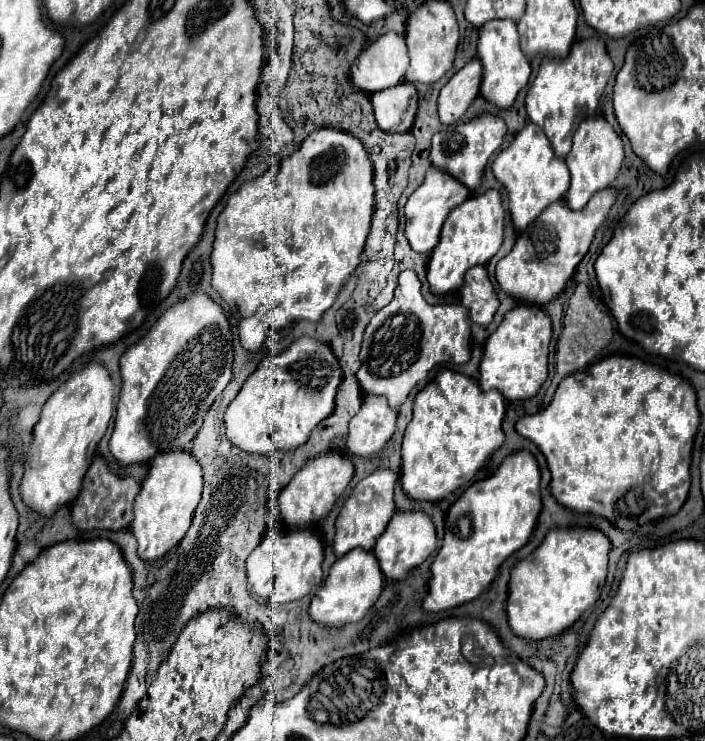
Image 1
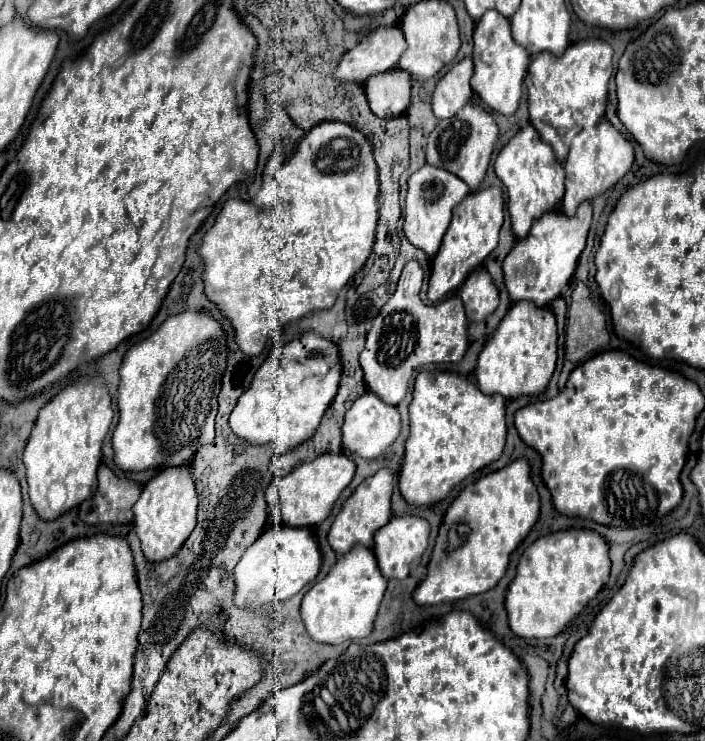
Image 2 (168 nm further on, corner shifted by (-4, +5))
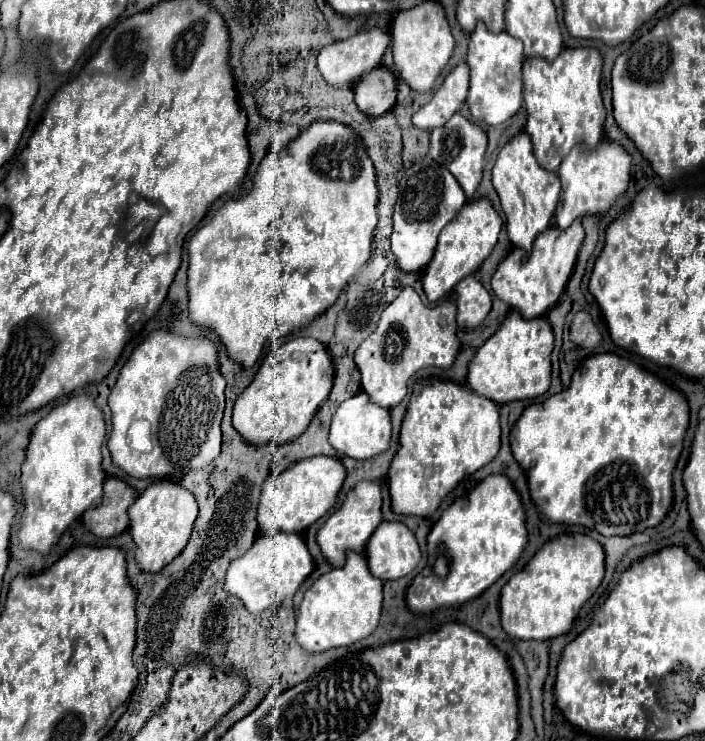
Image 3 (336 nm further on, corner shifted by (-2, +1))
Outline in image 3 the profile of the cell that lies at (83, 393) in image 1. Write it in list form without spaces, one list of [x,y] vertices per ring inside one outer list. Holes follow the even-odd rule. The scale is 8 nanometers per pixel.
[[[91,394],[69,398],[37,422],[27,446],[27,458],[21,466],[25,512],[19,542],[23,548],[47,554],[75,518],[85,510],[99,506],[105,480],[105,472],[101,468],[103,438],[103,412]]]

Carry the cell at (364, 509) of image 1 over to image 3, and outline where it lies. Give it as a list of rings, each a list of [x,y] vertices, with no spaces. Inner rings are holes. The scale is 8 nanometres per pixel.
[[[363,480],[349,490],[343,506],[337,512],[333,512],[327,518],[325,526],[319,530],[319,534],[317,534],[319,548],[321,548],[323,556],[331,562],[331,566],[343,566],[347,550],[353,550],[359,554],[365,552],[365,544],[367,544],[369,536],[381,522],[383,522],[383,518],[381,518],[381,482]]]

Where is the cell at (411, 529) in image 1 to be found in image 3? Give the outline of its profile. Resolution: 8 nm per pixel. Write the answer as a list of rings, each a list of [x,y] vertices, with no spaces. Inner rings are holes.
[[[383,522],[367,542],[367,562],[379,580],[407,576],[421,560],[415,534],[401,522]]]

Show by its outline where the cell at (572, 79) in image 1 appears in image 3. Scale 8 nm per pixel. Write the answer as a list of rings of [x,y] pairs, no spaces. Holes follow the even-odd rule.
[[[579,46],[565,48],[555,62],[543,58],[527,58],[523,64],[523,98],[527,108],[527,132],[533,140],[533,152],[543,168],[557,172],[563,158],[573,146],[585,144],[595,148],[603,138],[605,106],[601,100],[601,72],[603,58],[597,48]]]

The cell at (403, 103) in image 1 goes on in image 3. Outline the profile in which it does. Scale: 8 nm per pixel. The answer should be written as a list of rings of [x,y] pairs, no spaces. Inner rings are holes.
[[[381,66],[367,76],[361,76],[355,84],[355,102],[361,112],[369,116],[383,116],[397,102],[397,78],[395,74]]]

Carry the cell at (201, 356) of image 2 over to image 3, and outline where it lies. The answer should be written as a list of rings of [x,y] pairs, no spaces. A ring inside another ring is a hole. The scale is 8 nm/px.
[[[171,330],[151,332],[121,368],[109,396],[113,430],[109,452],[113,464],[133,478],[169,478],[179,482],[189,470],[207,466],[221,452],[221,418],[225,380],[219,372],[217,346],[209,338],[189,338]],[[135,420],[151,422],[151,452],[131,450],[127,430]]]

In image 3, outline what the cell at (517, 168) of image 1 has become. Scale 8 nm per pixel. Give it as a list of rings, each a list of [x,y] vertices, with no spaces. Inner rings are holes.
[[[519,132],[515,138],[511,138],[503,150],[497,156],[497,162],[493,166],[493,186],[499,194],[501,208],[507,218],[507,236],[509,240],[523,248],[531,250],[533,242],[539,232],[549,228],[551,218],[555,214],[555,206],[559,202],[561,194],[561,180],[555,172],[545,170],[535,154],[533,154],[533,144],[527,132]]]

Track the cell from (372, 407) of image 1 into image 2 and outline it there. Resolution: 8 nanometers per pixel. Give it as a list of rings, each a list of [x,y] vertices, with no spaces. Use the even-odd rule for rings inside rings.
[[[365,392],[365,396],[357,398],[353,406],[345,414],[345,422],[341,426],[343,430],[343,448],[355,456],[363,458],[377,458],[381,456],[399,436],[399,412],[395,406],[385,404],[377,394]]]

